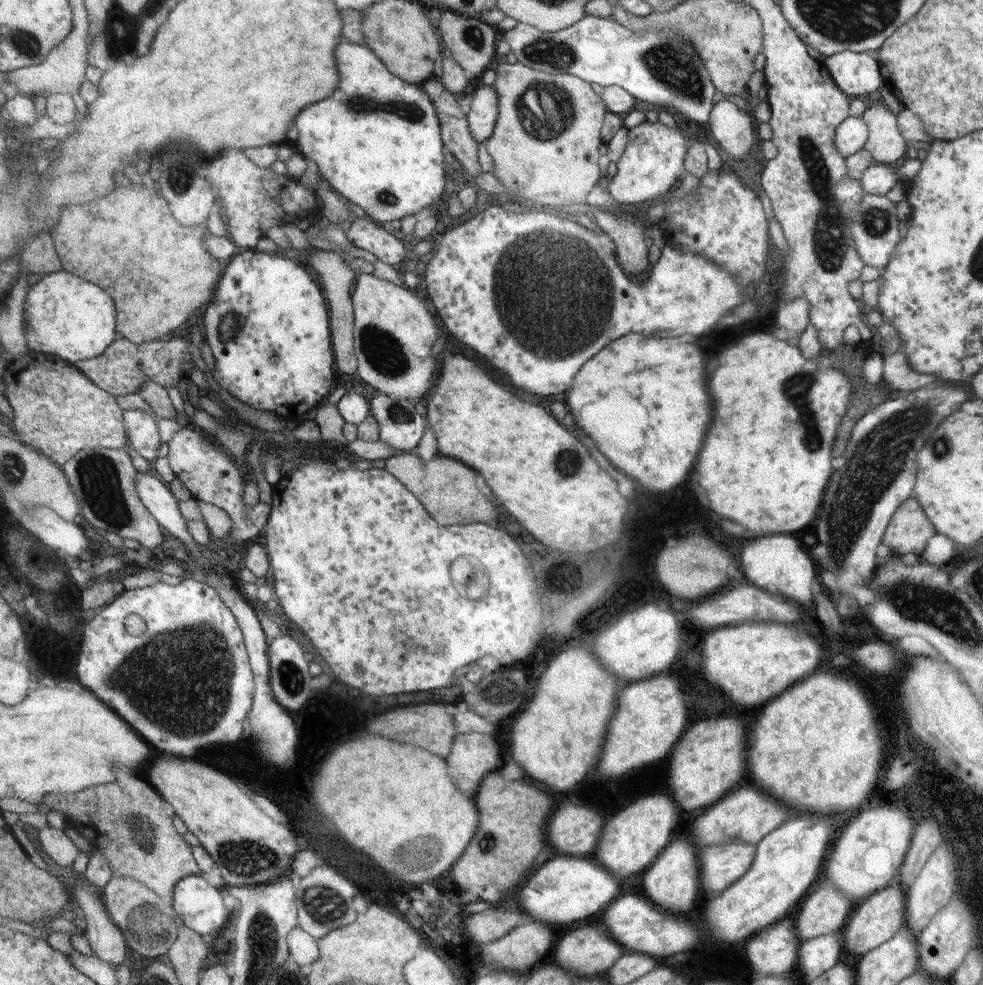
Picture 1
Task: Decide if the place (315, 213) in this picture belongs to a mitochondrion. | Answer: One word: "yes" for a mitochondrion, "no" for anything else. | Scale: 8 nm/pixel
no

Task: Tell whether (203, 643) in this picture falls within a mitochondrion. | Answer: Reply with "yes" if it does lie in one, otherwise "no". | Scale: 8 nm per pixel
yes

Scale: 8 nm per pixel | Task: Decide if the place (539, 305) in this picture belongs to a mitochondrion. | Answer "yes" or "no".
yes

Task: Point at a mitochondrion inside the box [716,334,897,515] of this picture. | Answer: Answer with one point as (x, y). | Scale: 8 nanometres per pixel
(795, 388)

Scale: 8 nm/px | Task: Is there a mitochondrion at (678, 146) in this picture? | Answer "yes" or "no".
no

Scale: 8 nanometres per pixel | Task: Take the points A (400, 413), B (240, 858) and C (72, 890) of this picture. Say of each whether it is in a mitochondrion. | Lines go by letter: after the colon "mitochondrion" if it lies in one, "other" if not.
A: mitochondrion
B: mitochondrion
C: other

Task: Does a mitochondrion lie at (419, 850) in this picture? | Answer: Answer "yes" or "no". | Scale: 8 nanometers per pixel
yes

